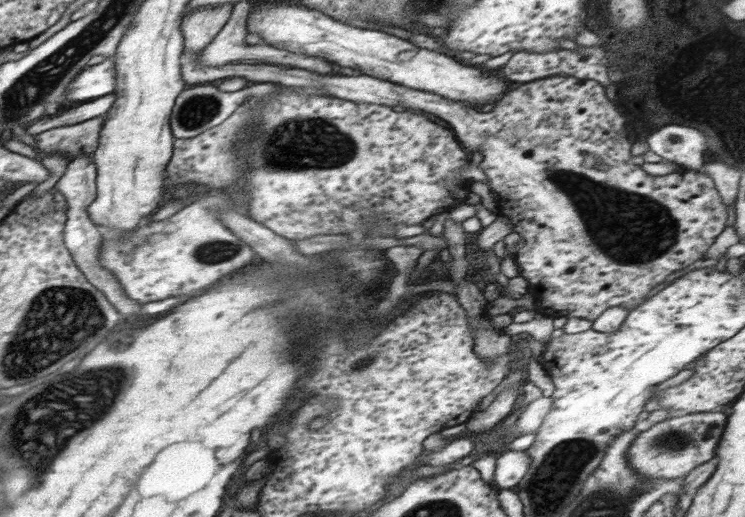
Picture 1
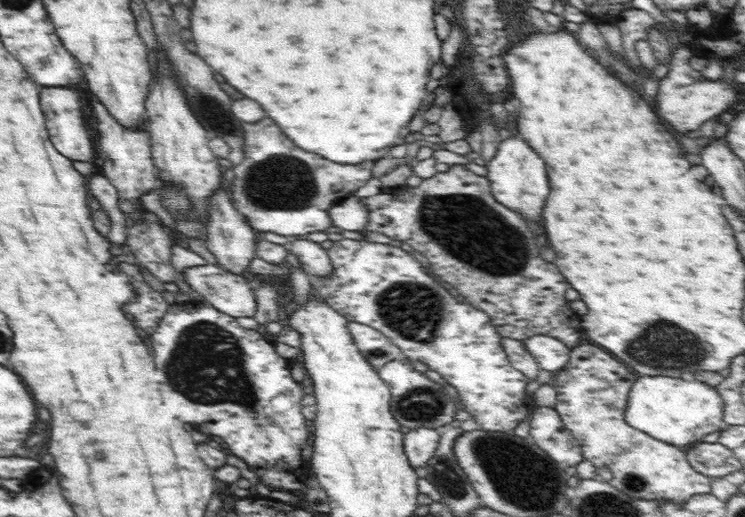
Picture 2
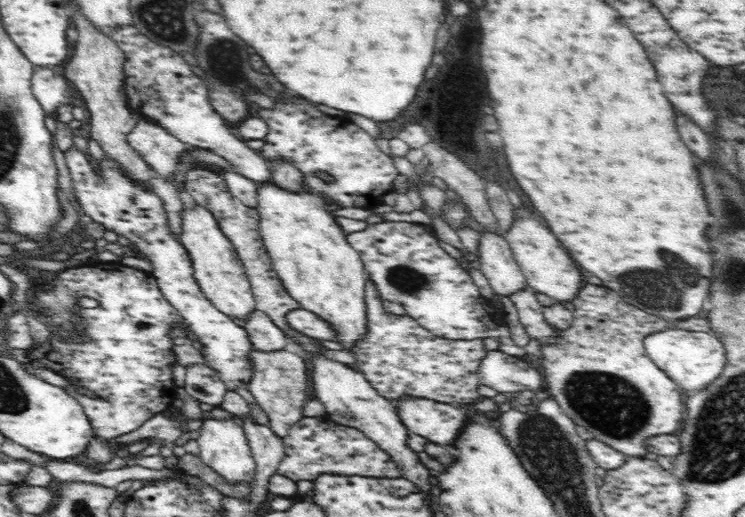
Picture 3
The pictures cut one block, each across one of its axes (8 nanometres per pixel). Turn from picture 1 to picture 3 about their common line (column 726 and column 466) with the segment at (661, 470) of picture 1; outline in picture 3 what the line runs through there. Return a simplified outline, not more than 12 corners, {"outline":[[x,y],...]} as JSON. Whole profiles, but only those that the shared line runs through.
{"outline":[[402,397],[396,405],[409,429],[453,446],[469,419],[458,406]]}

